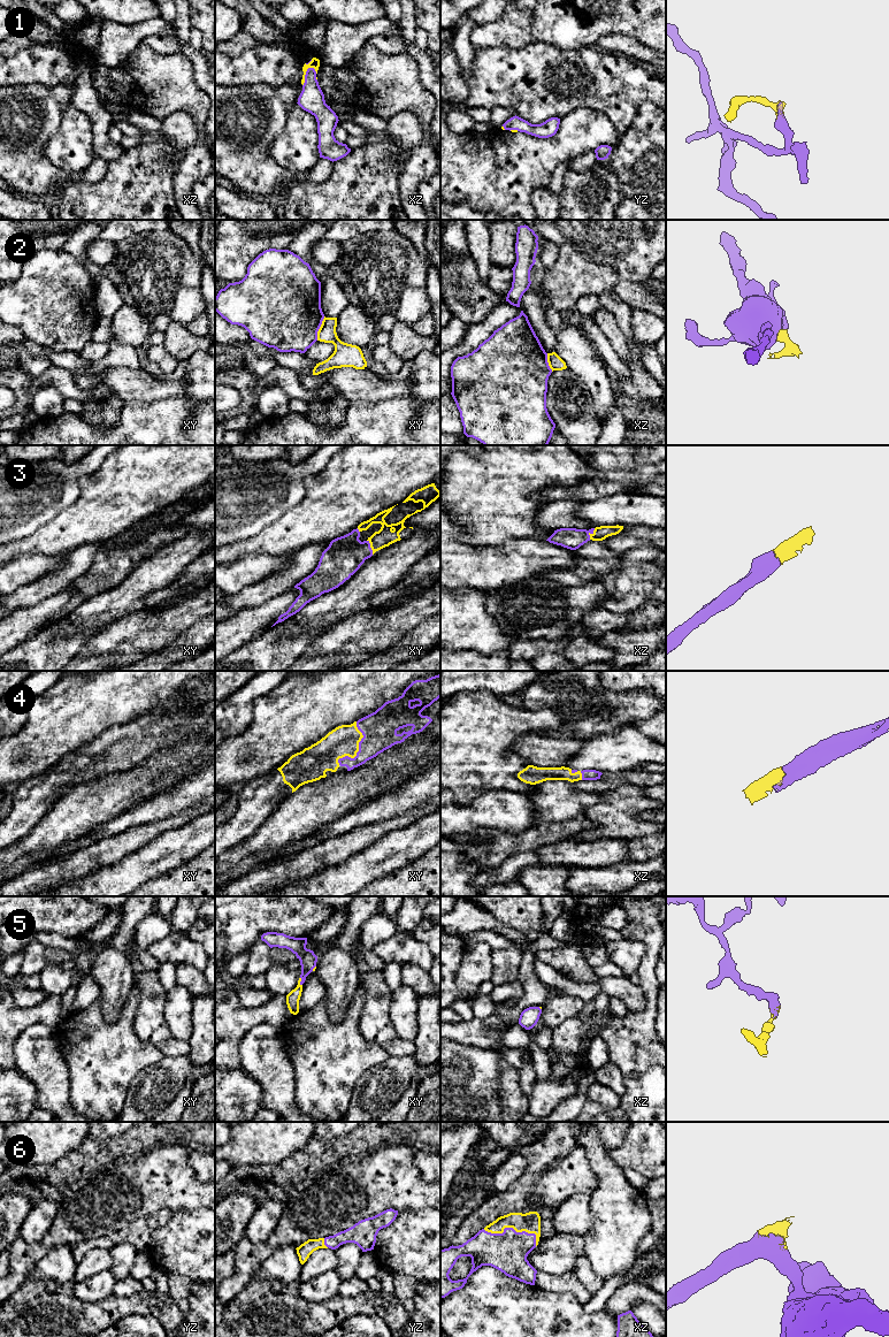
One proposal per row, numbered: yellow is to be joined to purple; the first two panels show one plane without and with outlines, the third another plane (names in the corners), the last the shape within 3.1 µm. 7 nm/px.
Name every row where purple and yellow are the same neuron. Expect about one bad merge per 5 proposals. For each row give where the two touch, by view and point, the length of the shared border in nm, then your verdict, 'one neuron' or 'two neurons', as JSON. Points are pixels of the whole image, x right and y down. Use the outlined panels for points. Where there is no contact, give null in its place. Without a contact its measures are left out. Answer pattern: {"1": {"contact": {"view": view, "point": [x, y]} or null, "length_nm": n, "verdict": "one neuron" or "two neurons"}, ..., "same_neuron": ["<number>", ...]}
{"1": {"contact": {"view": "xz", "point": [305, 75]}, "length_nm": 150, "verdict": "one neuron"}, "2": {"contact": {"view": "xy", "point": [319, 328]}, "length_nm": 180, "verdict": "two neurons"}, "3": {"contact": {"view": "xz", "point": [591, 533]}, "length_nm": 90, "verdict": "one neuron"}, "4": {"contact": {"view": "xy", "point": [359, 749]}, "length_nm": 340, "verdict": "one neuron"}, "5": {"contact": {"view": "xy", "point": [300, 982]}, "length_nm": 60, "verdict": "one neuron"}, "6": {"contact": {"view": "xz", "point": [513, 1229]}, "length_nm": 400, "verdict": "one neuron"}, "same_neuron": ["1", "3", "4", "5", "6"]}

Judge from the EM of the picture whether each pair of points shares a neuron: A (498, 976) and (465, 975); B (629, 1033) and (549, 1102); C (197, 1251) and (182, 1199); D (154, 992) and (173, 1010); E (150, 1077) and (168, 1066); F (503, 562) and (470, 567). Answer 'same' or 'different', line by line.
A: different
B: different
C: different
D: different
E: same
F: same

